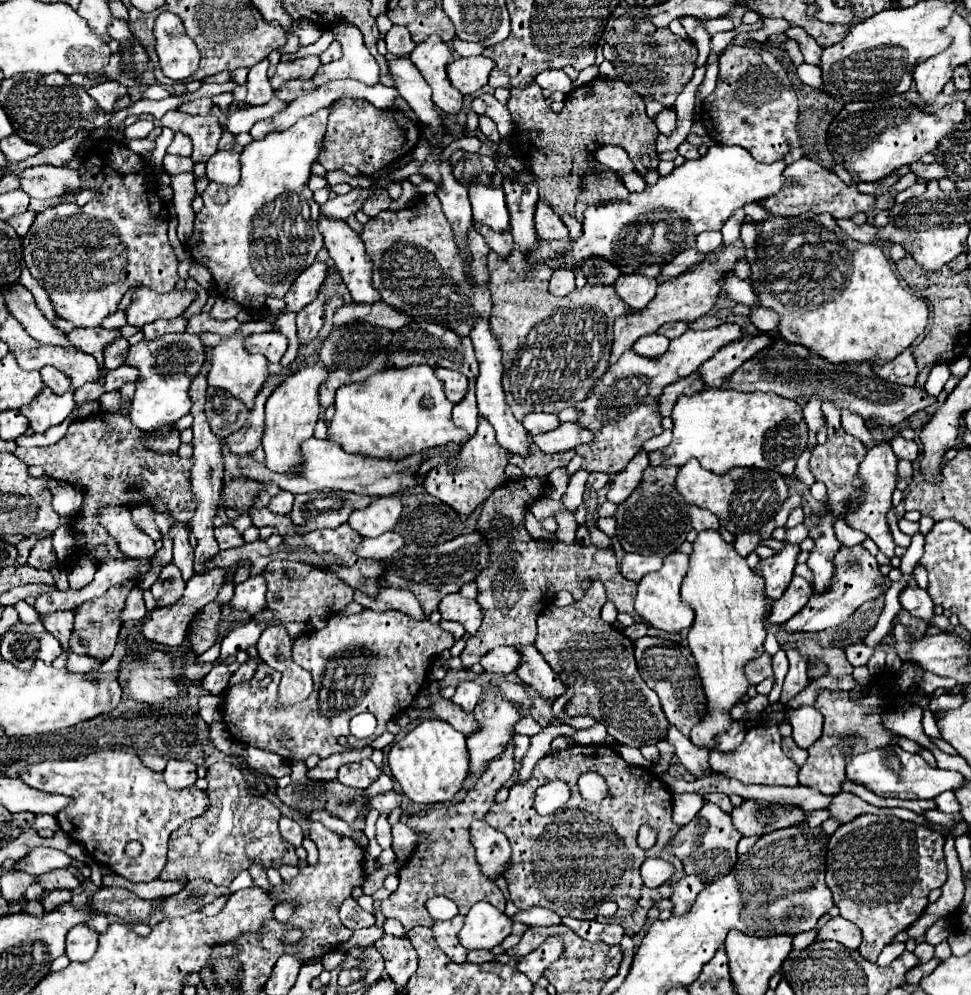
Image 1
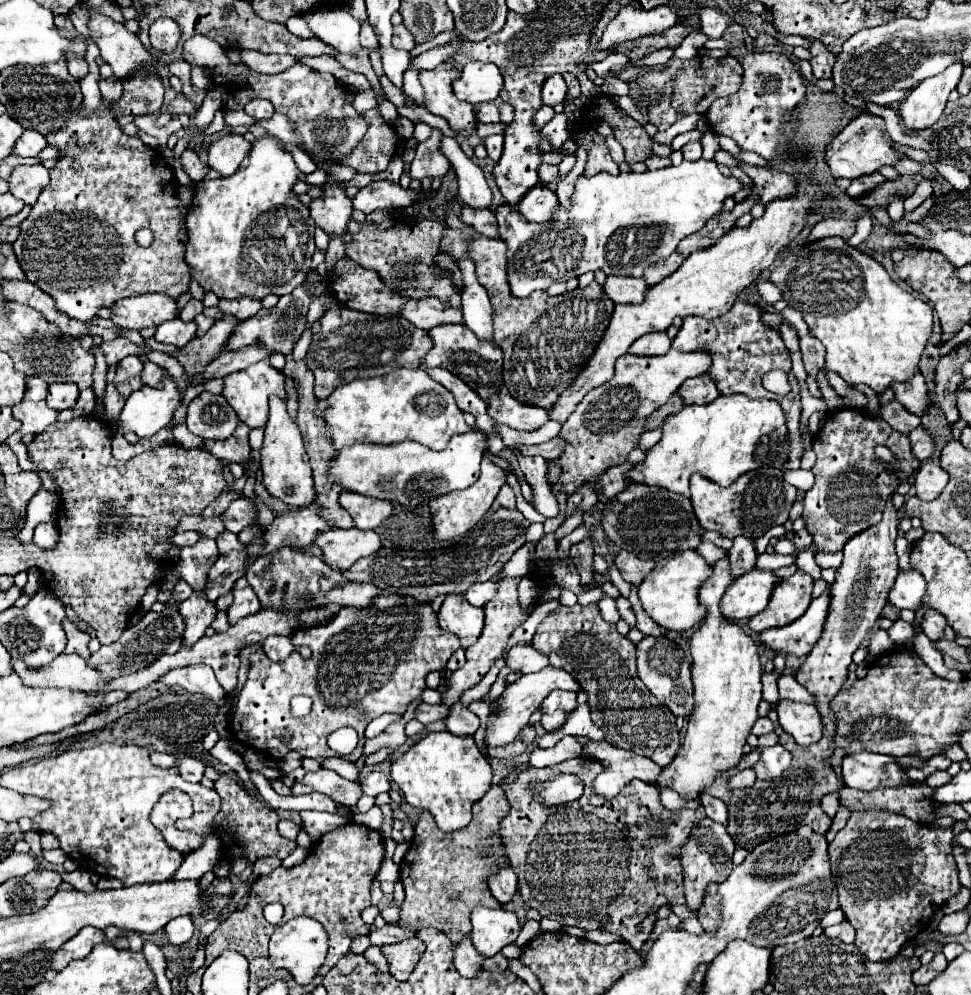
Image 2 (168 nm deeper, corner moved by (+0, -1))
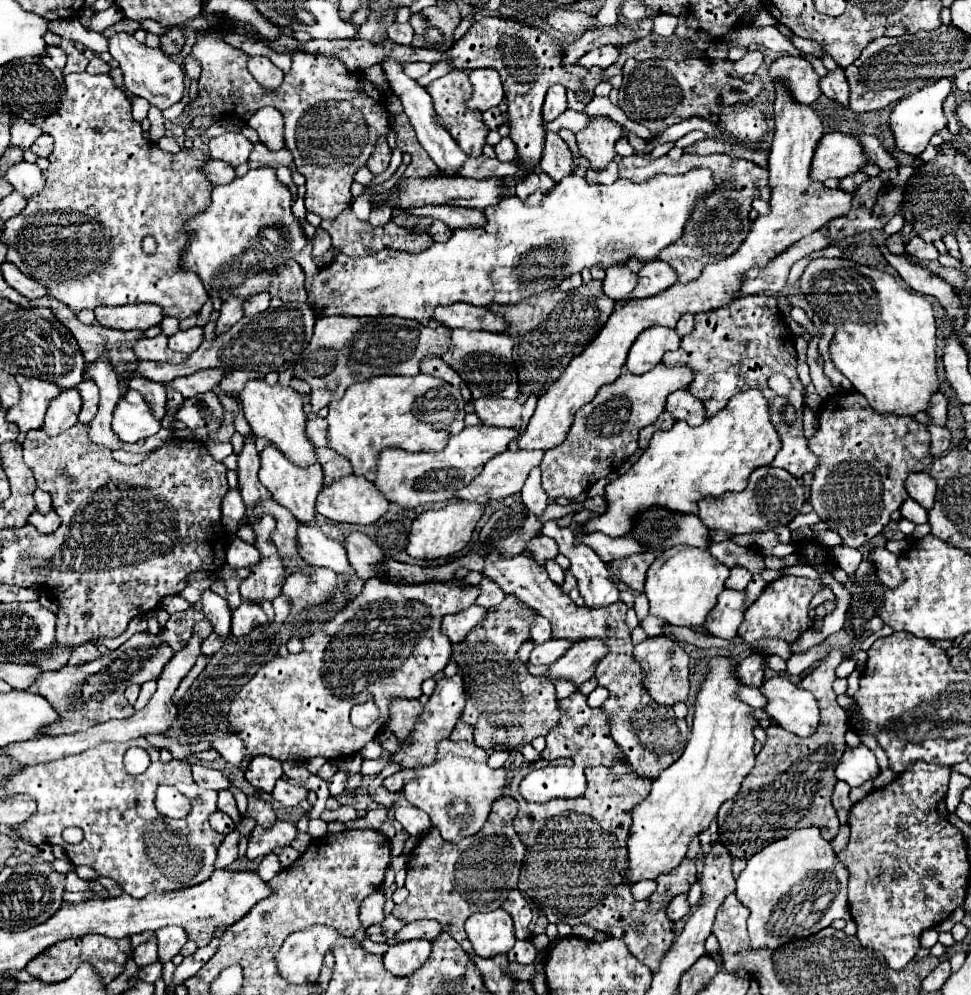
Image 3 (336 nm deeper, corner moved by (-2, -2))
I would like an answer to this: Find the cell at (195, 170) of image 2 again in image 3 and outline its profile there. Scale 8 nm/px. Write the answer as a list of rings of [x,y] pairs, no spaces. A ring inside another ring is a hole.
[[[207,160],[207,162],[203,162],[201,170],[207,176],[207,180],[215,186],[217,184],[227,184],[235,178],[235,170],[229,164],[221,162],[221,160]]]

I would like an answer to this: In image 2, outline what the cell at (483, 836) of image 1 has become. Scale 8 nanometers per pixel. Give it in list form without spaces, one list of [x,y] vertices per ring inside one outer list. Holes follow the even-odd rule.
[[[505,865],[499,869],[499,873],[495,873],[493,877],[489,877],[489,889],[493,893],[493,897],[505,905],[513,899],[515,891],[517,891],[517,875],[513,873],[511,865]]]

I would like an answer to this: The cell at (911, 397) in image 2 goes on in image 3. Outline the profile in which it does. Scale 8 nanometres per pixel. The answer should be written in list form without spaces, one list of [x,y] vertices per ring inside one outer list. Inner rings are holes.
[[[941,392],[933,394],[931,402],[929,402],[929,408],[925,412],[927,412],[927,416],[931,418],[933,424],[945,426],[945,420],[947,420],[947,398]]]

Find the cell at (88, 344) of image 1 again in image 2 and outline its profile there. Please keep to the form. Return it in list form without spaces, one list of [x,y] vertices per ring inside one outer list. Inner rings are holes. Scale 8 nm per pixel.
[[[117,337],[113,341],[103,341],[101,343],[101,351],[107,355],[107,365],[117,363],[121,357],[129,357],[129,355],[141,357],[141,355],[145,355],[145,349],[137,347],[135,343],[131,343],[125,337]]]

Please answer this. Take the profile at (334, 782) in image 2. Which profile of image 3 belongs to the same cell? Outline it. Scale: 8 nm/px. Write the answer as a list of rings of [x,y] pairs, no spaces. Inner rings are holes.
[[[279,778],[275,784],[275,790],[273,790],[273,798],[277,802],[281,802],[283,806],[297,806],[301,800],[307,798],[307,794],[309,794],[307,788],[291,786],[291,784],[287,784],[285,778]]]

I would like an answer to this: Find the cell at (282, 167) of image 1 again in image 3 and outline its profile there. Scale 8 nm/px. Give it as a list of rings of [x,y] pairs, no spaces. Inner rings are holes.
[[[261,166],[249,170],[243,178],[235,178],[231,184],[213,188],[213,204],[203,214],[191,218],[191,238],[183,254],[183,268],[193,270],[203,280],[205,290],[211,298],[245,298],[261,292],[279,296],[283,302],[307,300],[305,290],[305,272],[295,262],[295,256],[307,246],[307,236],[299,224],[299,218],[291,212],[291,194],[289,188],[277,180],[277,170],[271,166]]]

